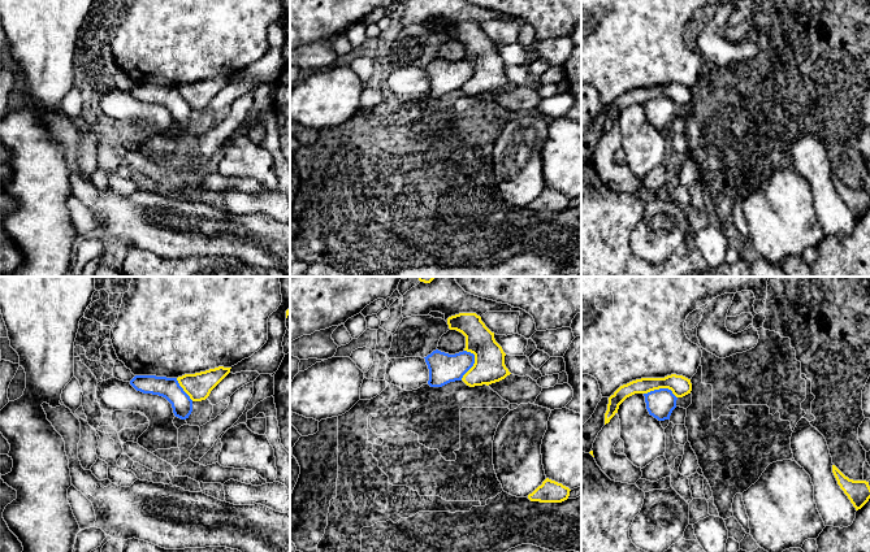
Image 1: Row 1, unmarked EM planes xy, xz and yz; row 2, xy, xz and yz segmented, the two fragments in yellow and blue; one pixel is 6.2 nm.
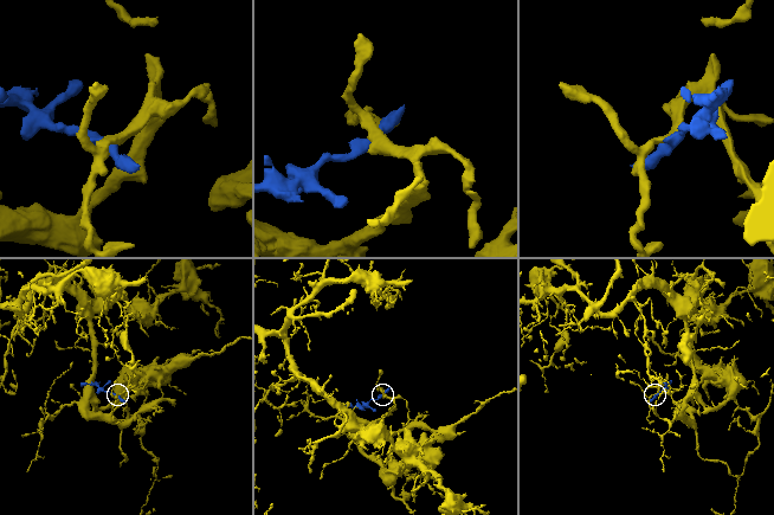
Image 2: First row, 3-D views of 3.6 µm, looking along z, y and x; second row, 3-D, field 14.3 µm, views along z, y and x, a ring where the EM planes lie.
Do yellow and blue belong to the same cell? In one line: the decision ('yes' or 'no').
no

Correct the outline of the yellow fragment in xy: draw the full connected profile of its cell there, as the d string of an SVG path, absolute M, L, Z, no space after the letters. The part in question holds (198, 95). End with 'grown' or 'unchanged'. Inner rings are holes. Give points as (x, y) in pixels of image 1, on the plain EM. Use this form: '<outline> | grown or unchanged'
M218 75L195 83L185 83L178 86L177 90L192 110L202 110L230 82L230 78Z | unchanged

